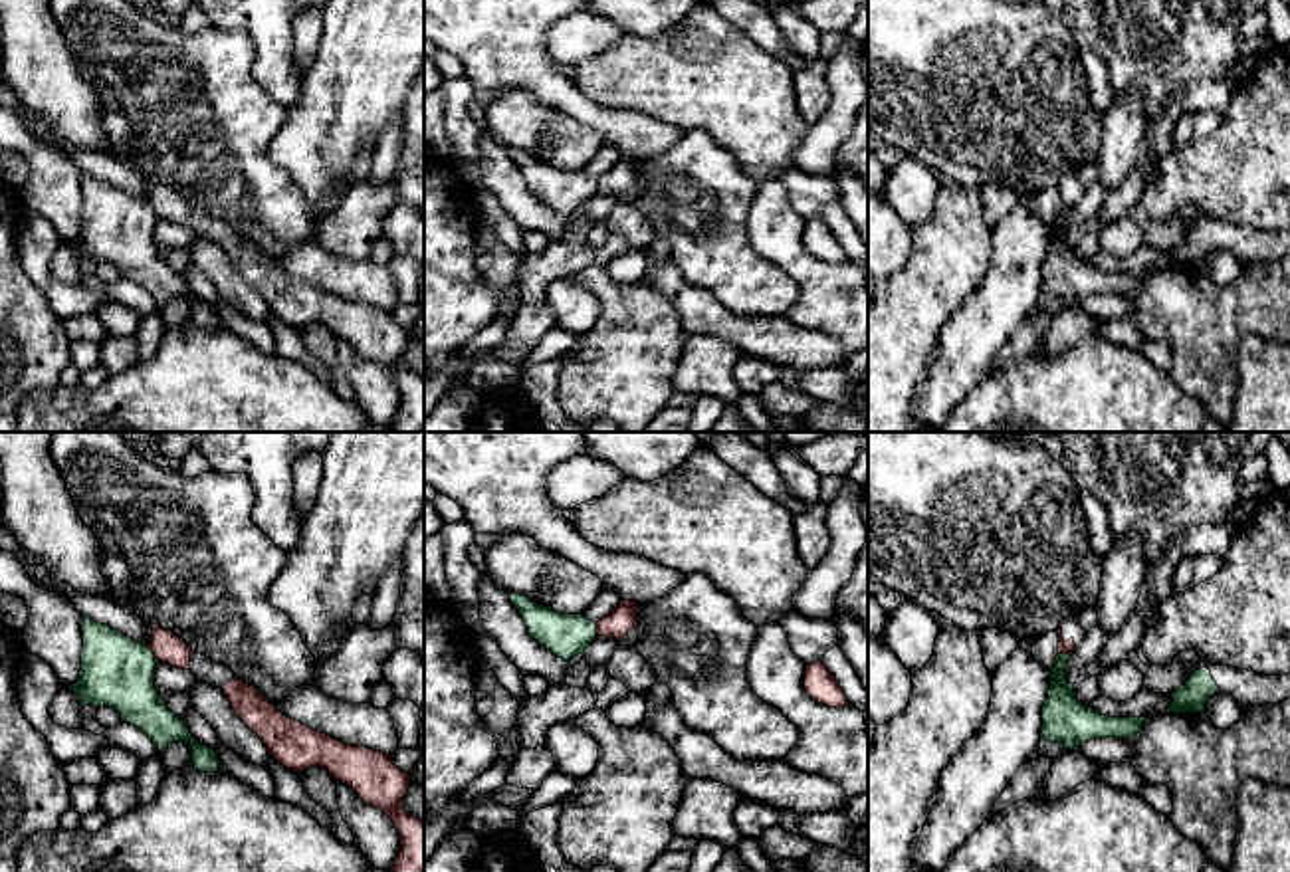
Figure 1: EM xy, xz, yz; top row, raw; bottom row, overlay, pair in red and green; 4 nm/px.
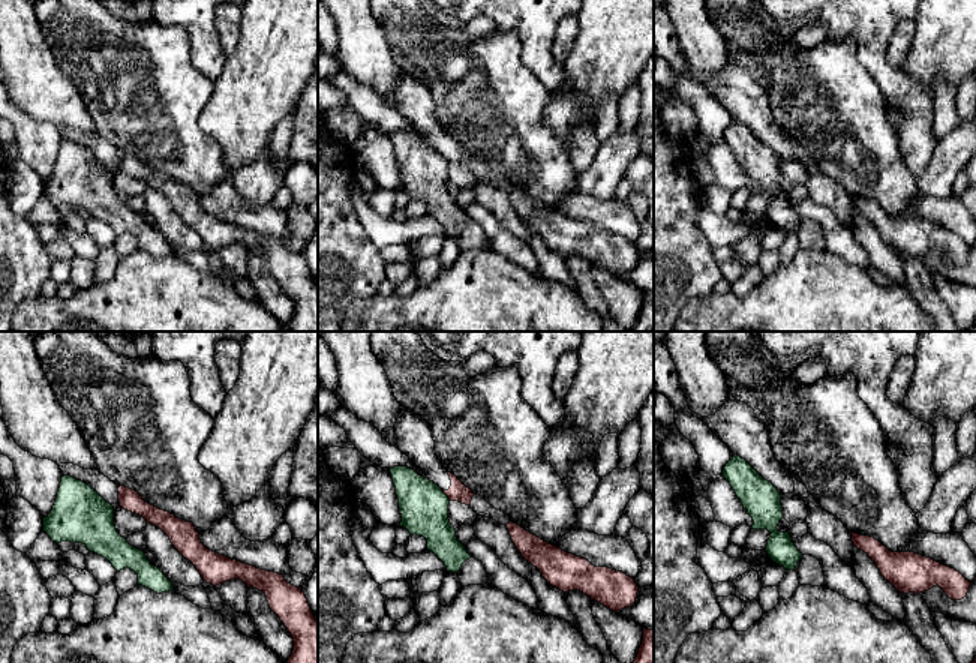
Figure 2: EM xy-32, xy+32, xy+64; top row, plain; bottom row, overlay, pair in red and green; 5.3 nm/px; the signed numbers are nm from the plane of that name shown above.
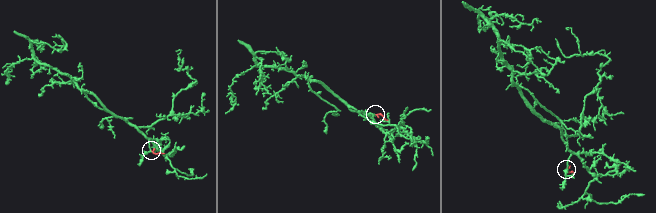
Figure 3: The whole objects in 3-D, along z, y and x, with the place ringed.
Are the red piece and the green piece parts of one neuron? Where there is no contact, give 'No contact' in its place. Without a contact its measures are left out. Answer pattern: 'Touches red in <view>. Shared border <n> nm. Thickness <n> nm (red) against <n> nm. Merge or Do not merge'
Touches red in xy. Shared border 80 nm. Thickness 120 nm (red) against 280 nm. Do not merge

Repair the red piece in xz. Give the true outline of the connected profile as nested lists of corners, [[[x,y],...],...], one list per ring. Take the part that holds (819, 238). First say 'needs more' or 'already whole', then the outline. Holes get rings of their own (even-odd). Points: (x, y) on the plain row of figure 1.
already whole; [[[822,218],[806,220],[805,248],[818,260],[828,264],[844,264],[848,254],[836,234],[826,226]]]

